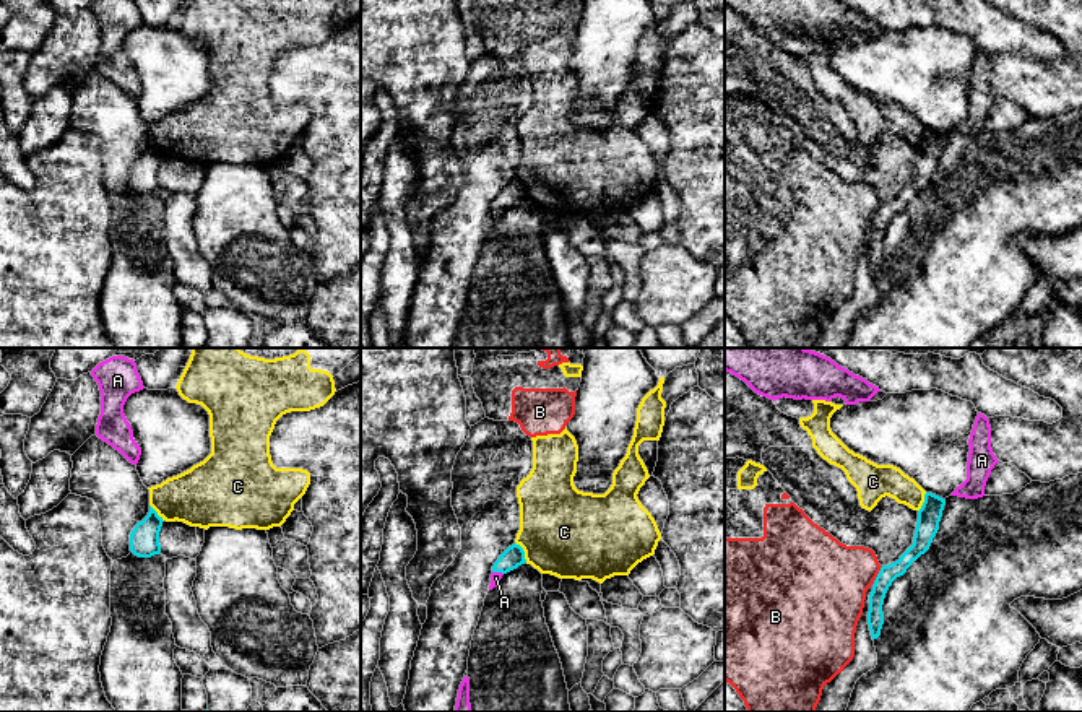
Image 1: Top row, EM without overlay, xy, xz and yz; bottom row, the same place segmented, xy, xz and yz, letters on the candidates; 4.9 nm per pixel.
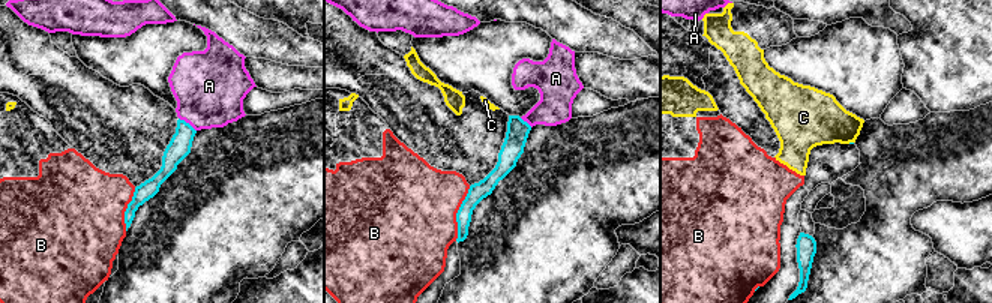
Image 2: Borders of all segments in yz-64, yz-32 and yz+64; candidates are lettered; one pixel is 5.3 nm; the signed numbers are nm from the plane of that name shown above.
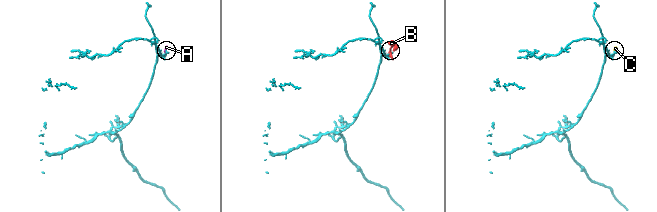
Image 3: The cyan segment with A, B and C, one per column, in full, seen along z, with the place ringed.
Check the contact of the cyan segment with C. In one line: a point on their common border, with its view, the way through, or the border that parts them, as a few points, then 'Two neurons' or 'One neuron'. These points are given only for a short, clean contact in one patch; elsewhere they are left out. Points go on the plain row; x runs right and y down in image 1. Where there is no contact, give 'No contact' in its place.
Touches cyan at xz (523, 187). Boundary: xz (515, 178), (527, 197). Two neurons

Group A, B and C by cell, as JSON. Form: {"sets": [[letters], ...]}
{"sets": [["A"], ["B", "C"]]}

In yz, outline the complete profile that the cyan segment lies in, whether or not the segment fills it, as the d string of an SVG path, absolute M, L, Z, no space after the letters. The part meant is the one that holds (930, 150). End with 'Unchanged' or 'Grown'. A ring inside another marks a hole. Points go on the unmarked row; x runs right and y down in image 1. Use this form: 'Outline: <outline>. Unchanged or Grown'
Outline: M926 128L924 138L918 146L913 180L900 192L898 197L881 203L874 216L872 228L869 231L868 260L872 276L881 271L881 265L884 260L882 241L889 223L897 213L907 208L913 197L916 197L929 185L933 174L939 166L944 141L946 135L933 128Z. Unchanged

